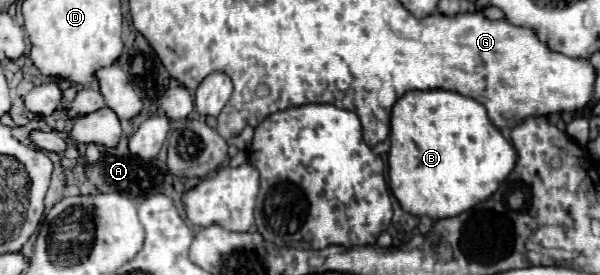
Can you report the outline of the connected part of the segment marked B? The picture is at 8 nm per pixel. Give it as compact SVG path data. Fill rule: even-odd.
M416 90L404 94L392 108L390 140L389 189L398 198L400 206L412 216L430 216L438 220L462 214L464 210L470 210L472 206L484 202L484 198L490 198L498 190L500 182L504 182L504 178L512 172L512 166L516 166L516 148L488 120L486 108L458 92Z

